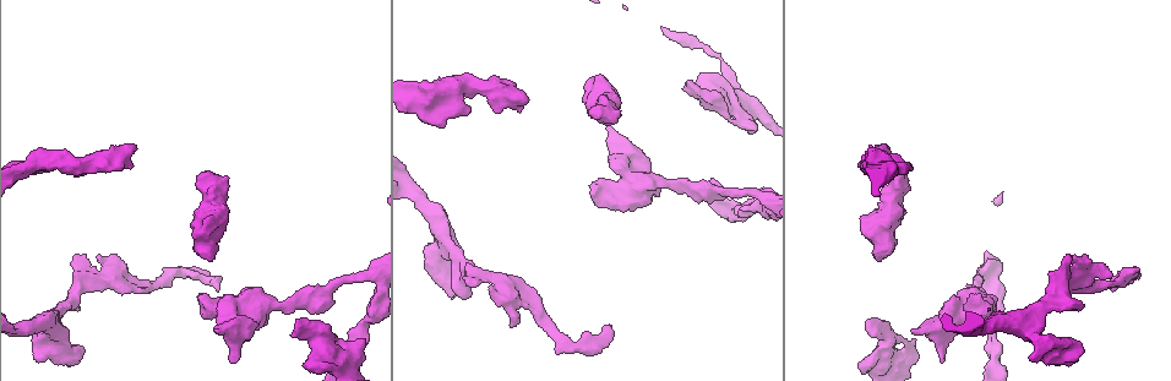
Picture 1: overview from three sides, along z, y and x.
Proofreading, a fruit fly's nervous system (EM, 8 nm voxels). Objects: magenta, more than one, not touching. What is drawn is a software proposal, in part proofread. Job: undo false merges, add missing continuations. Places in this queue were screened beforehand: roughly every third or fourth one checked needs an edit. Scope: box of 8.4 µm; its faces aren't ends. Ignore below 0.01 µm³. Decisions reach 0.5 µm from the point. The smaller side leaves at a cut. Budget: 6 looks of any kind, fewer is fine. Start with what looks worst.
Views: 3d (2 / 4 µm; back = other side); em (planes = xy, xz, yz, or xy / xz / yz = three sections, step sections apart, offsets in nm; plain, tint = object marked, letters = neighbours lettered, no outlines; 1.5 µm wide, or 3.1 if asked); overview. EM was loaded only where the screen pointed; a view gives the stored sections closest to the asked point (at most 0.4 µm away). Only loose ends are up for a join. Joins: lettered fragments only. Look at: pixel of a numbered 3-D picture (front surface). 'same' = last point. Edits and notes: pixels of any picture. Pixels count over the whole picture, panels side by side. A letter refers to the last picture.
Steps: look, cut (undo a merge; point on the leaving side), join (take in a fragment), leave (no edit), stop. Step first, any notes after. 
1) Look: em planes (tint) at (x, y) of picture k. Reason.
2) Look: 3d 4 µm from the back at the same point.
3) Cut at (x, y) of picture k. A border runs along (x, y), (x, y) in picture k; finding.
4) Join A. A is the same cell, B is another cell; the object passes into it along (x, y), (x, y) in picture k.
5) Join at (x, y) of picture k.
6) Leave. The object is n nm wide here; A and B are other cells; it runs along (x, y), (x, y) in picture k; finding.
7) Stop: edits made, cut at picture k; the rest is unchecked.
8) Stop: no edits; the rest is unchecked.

Look: em yz step 8 (tint) at (684, 87) of picture 1.

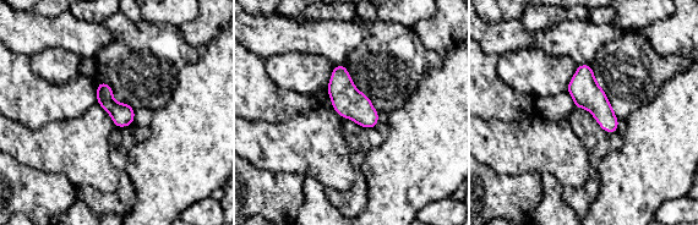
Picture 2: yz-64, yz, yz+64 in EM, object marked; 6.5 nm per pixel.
Look: em planes (letters) at the same point. Another direction.

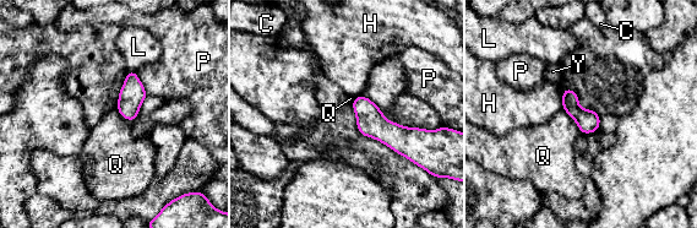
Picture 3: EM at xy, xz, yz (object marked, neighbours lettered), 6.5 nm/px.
Leave. C, H, L, P, Q and Y are other cells; a border runs along (562, 108), (581, 132) in picture 3; no lettered fragment goes on from it.

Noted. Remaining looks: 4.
Look: 3d 4 µm from the back at (609, 128) of picture 1. Stops while still wide.

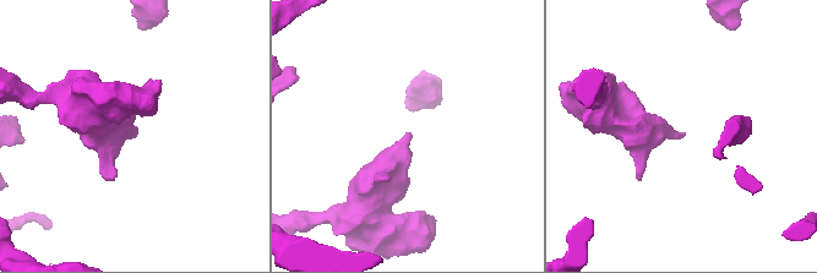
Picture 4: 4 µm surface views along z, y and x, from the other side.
Look: em planes (letters) at (683, 135) of picture 4.

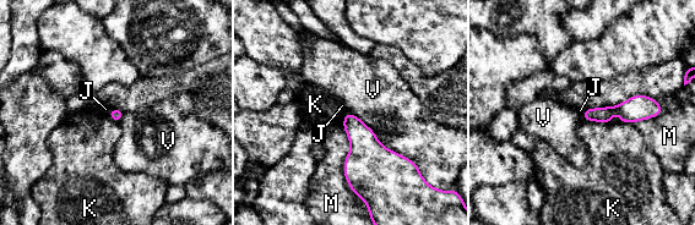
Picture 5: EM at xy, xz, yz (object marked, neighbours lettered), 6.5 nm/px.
Leave. J, K, M and V are other cells; no lettered fragment goes on from it.

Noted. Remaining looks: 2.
Look: em planes (plain) at (201, 293) of picture 1. Branch stops here.

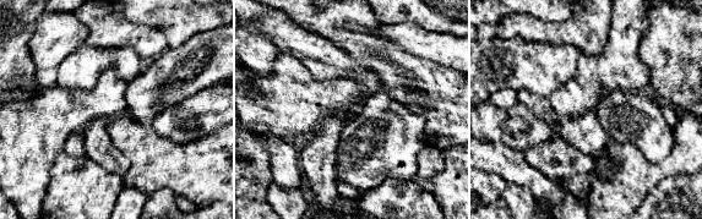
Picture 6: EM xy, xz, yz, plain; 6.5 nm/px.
Look: em planes (letters) at the same point.

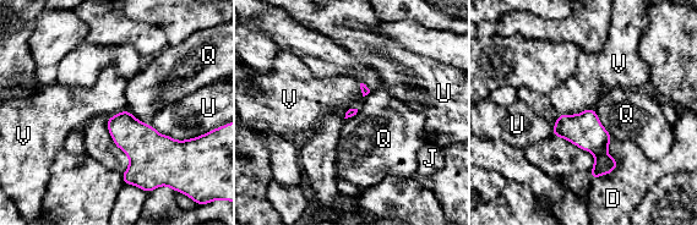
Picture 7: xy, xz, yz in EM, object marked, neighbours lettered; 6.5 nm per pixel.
Leave. D, J, Q, U and V are other cells; a border runs along (592, 106), (575, 114), (559, 115) in picture 7; none of them fits.

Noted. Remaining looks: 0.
Stop: no edits; the rest is unchecked.

